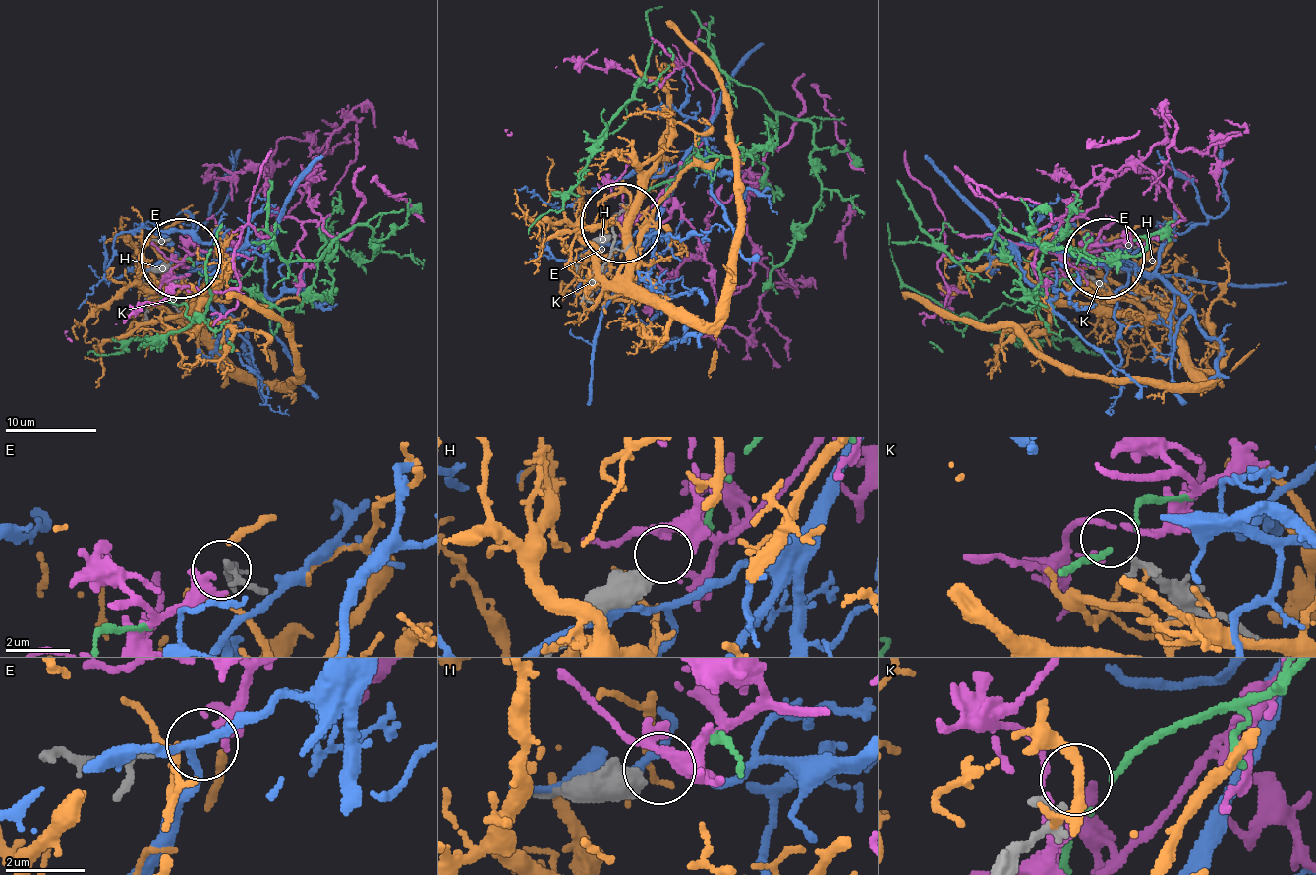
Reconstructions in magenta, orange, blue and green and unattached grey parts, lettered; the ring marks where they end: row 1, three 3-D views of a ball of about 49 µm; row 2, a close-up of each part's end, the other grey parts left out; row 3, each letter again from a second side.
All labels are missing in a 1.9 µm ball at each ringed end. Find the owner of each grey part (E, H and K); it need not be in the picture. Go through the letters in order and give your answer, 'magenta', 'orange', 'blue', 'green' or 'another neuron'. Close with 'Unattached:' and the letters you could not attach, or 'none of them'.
E: magenta
H: another neuron
K: green
Unattached: H

